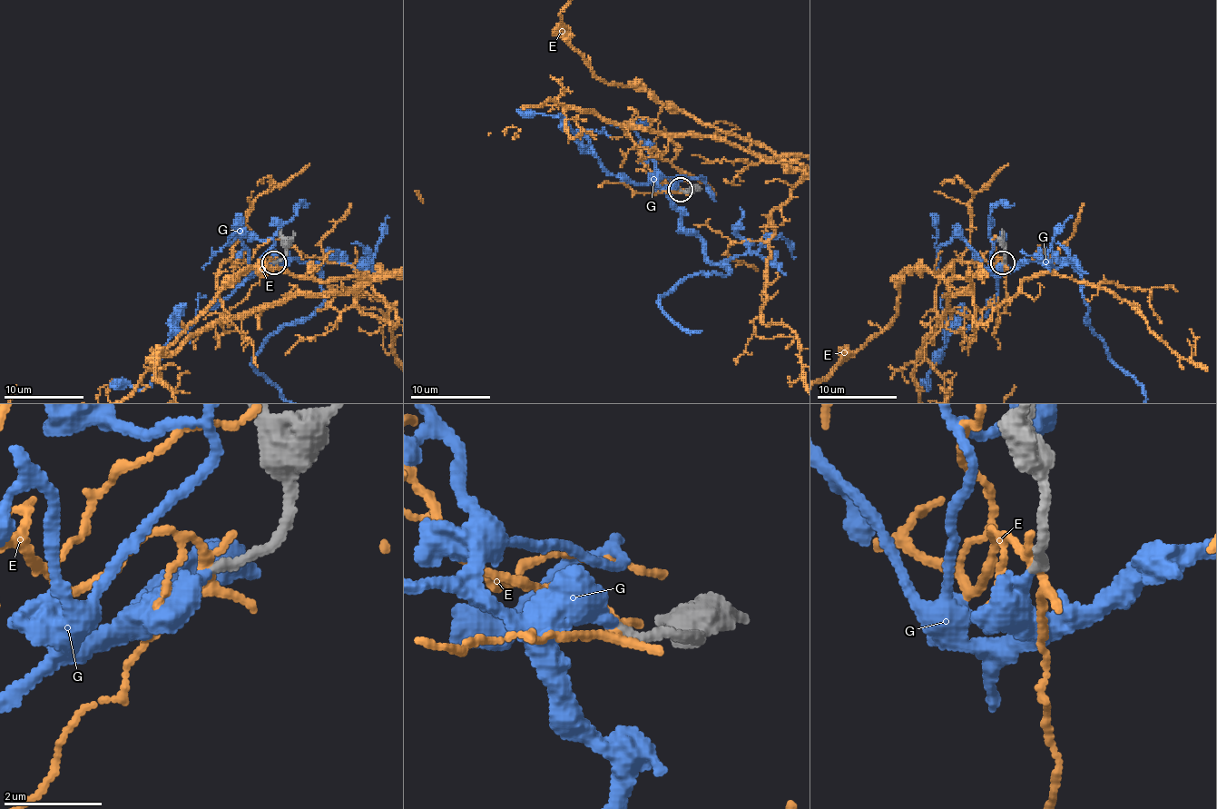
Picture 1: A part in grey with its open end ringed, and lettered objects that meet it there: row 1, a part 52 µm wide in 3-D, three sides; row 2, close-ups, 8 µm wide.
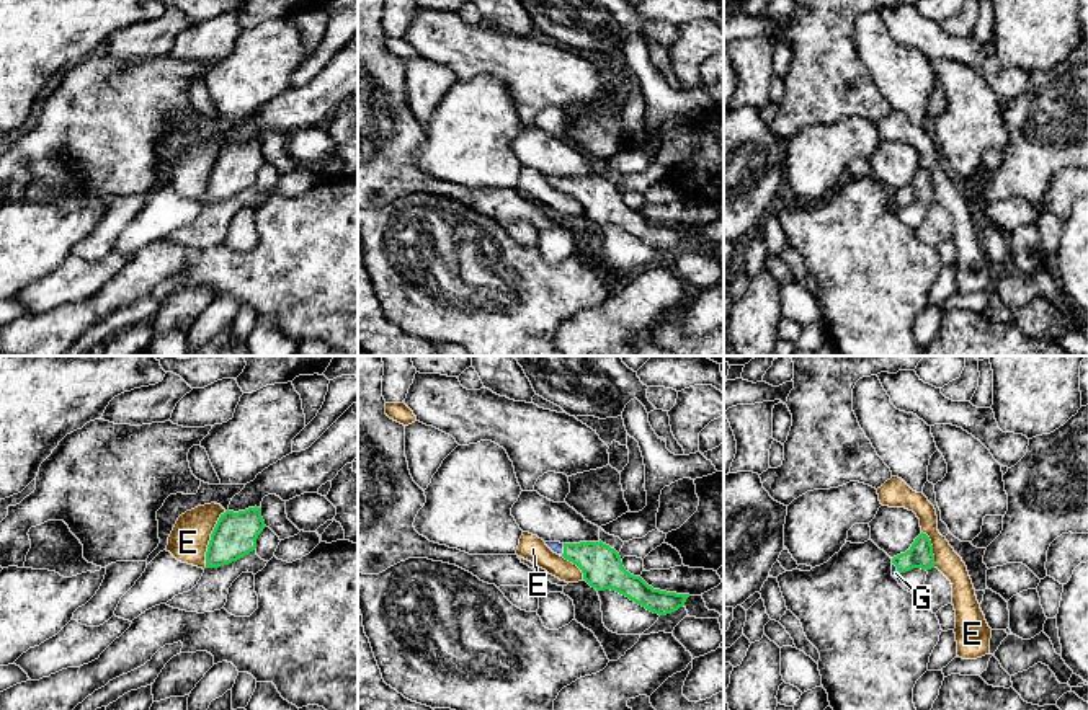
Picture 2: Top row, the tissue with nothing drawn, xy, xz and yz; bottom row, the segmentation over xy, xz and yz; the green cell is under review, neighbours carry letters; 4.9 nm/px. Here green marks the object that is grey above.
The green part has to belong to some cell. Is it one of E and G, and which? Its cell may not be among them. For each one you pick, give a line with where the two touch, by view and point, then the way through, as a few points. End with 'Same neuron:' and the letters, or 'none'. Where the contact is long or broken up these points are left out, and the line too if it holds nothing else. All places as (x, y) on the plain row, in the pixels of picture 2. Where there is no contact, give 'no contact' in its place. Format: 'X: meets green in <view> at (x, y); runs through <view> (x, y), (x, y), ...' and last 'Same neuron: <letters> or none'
G: meets green in xz at (564, 185); runs through xz (601, 201), (592, 191), (564, 185), (556, 181)
Same neuron: G

